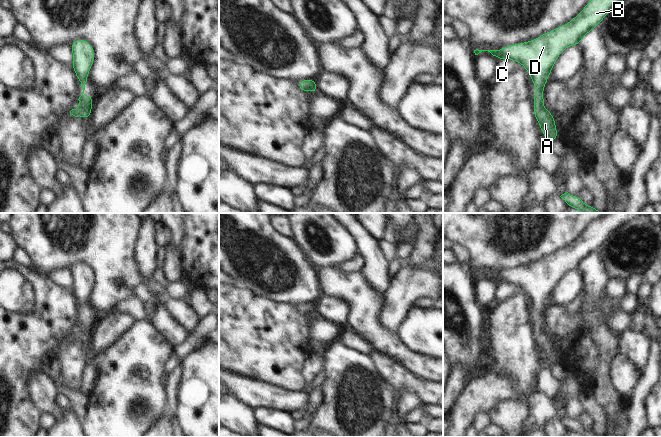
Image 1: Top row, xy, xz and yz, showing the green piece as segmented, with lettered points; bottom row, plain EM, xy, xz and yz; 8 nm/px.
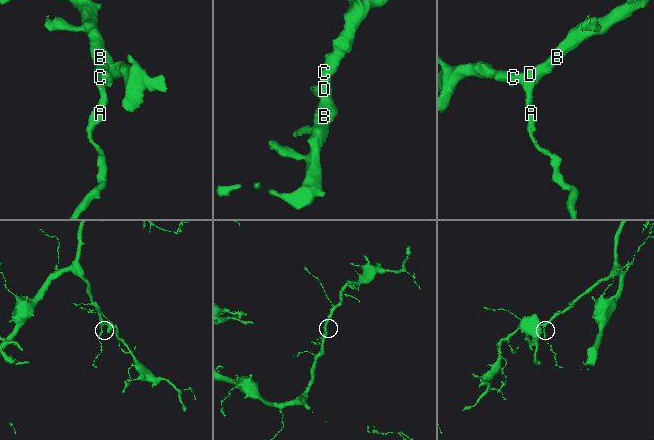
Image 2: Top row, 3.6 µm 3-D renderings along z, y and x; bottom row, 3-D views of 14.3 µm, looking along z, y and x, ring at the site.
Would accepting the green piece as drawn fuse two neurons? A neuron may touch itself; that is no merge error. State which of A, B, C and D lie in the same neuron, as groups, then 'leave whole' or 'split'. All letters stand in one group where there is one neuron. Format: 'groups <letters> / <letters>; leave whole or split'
groups A B C D; leave whole

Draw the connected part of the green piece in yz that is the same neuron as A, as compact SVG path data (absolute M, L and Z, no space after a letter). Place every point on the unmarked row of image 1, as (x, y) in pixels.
M604 213L595 219L568 248L545 256L538 262L520 268L505 270L500 274L474 274L475 279L488 275L498 284L511 283L521 287L529 297L536 312L533 335L543 355L545 365L559 363L552 337L544 332L543 315L559 279L569 270L578 270L588 256L597 252L607 238L619 227L641 213Z

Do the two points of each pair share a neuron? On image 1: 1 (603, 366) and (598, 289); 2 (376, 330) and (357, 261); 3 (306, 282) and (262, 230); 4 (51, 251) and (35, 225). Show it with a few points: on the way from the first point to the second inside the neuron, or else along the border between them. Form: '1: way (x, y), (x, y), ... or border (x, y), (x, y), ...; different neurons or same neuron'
1: way (605, 347), (605, 340), (592, 320), (592, 308); same neuron
2: border (335, 268), (346, 272), (358, 271); different neurons
3: way (295, 269), (290, 259), (274, 243); same neuron
4: way (50, 245), (41, 231); same neuron

